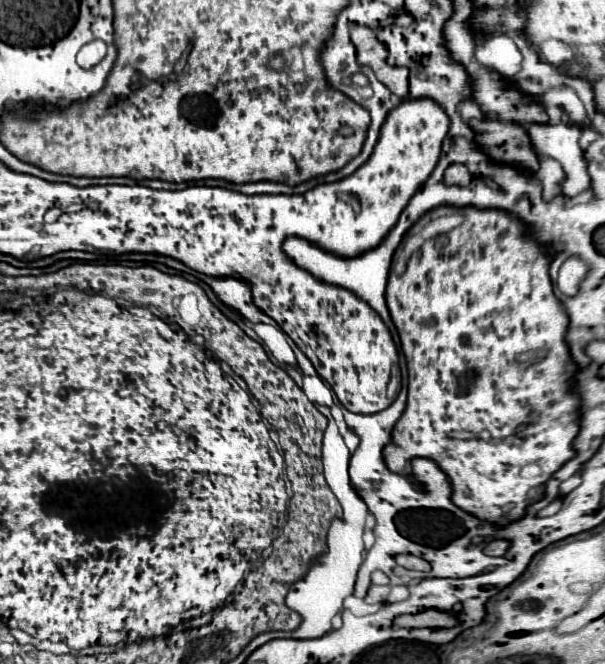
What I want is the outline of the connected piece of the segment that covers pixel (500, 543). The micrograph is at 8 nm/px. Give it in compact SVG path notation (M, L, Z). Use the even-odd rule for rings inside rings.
M498 539L498 541L492 541L492 543L488 543L486 547L484 547L484 553L486 555L492 555L492 557L500 557L500 555L504 555L506 551L508 551L508 541L506 539Z

